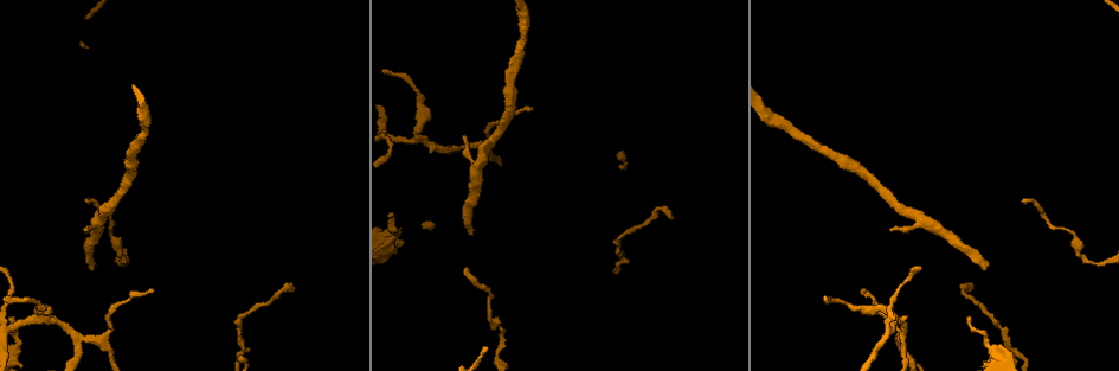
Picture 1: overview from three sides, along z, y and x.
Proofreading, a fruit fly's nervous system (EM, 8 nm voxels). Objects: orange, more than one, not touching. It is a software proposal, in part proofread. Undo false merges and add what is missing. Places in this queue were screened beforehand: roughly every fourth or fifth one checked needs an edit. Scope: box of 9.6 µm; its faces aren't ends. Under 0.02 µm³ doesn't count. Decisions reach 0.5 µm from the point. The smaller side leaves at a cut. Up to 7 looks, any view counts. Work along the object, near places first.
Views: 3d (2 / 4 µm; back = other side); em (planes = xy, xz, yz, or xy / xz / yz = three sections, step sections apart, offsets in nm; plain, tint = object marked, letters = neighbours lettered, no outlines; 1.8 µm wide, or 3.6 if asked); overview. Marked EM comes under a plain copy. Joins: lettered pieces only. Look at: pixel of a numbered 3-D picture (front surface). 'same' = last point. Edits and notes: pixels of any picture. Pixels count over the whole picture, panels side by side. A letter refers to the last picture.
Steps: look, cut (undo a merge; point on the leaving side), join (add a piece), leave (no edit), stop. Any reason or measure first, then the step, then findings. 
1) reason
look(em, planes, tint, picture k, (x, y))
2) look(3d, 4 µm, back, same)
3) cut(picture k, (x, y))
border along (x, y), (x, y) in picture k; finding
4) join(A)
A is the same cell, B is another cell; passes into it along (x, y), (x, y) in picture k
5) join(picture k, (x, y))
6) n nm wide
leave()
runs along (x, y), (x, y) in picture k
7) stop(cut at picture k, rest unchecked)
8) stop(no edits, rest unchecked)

branch stops here
look(em, planes, tint, picture 1, (470, 233))

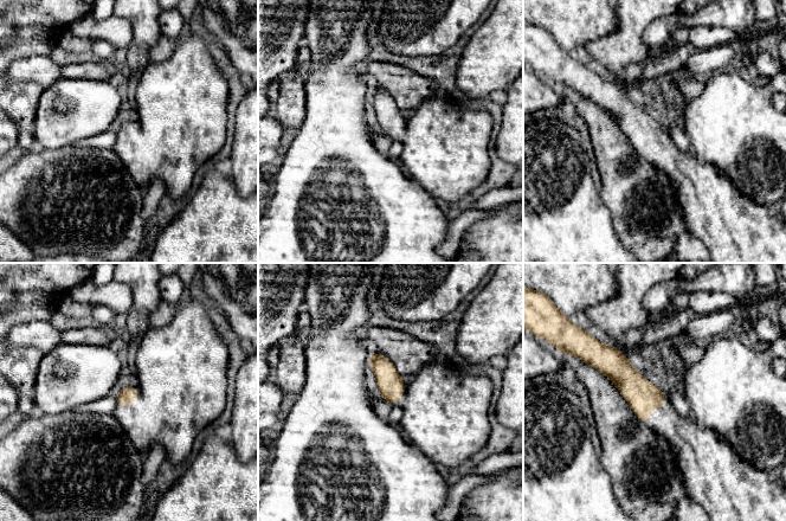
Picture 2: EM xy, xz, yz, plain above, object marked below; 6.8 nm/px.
what lies round it
look(em, planes, letters, same)

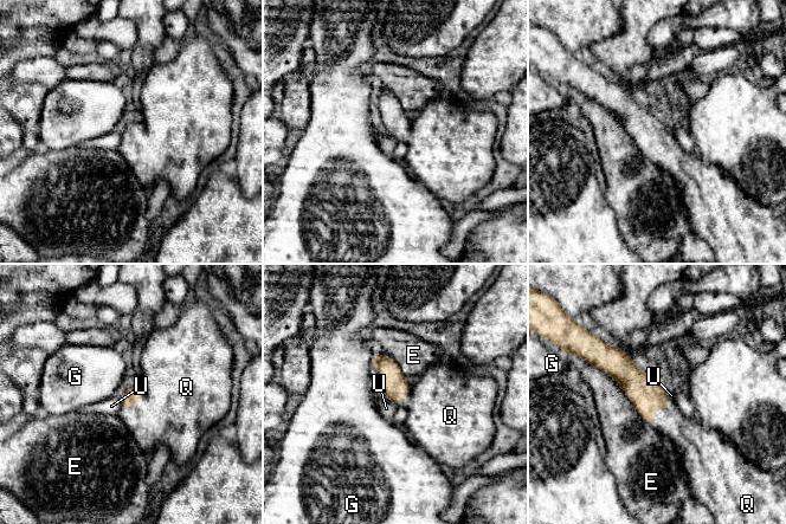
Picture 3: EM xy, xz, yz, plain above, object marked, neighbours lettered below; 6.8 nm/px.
E touches over 600 nm
join(Q)
Q is the same cell, E, G and U are other cells; the neuron continues

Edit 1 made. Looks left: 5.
thin end
look(em, planes, letters, picture 1, (462, 139))

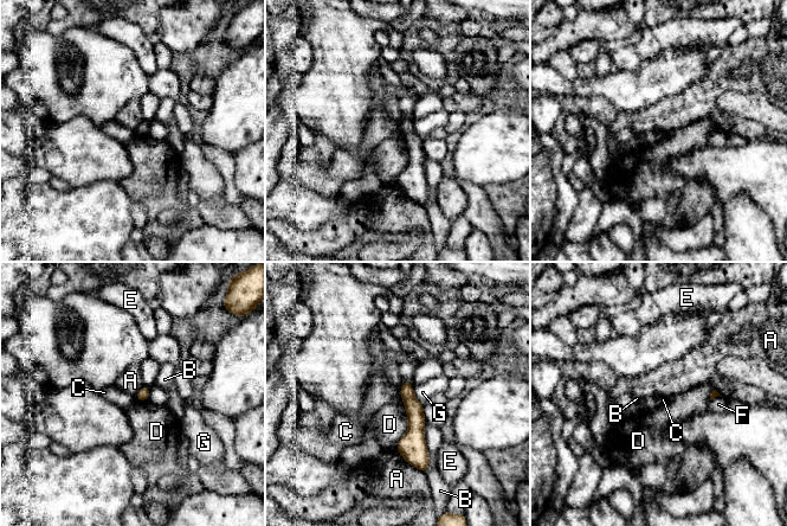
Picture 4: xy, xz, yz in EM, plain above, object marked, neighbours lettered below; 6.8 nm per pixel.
leave()
A, B, C, D, E, F and G are other cells; border along (401, 455), (406, 461), (425, 473) in picture 4; none of them fits

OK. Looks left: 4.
tapers out
look(em, planes, letters, picture 1, (88, 202))

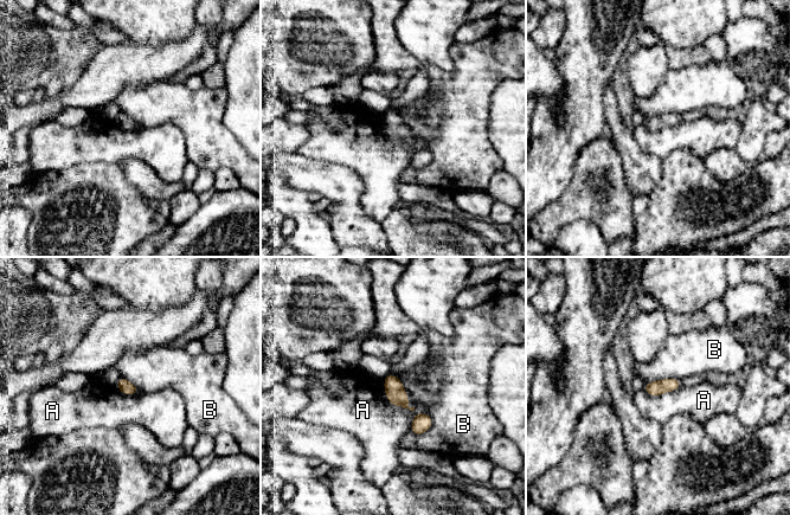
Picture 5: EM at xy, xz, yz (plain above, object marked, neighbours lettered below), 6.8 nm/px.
90 nm wide
leave()
A and B are other cells; border along (384, 378), (386, 398), (413, 411) in picture 5; none of them fits

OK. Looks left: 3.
stop(join at picture 3, rest unchecked)

